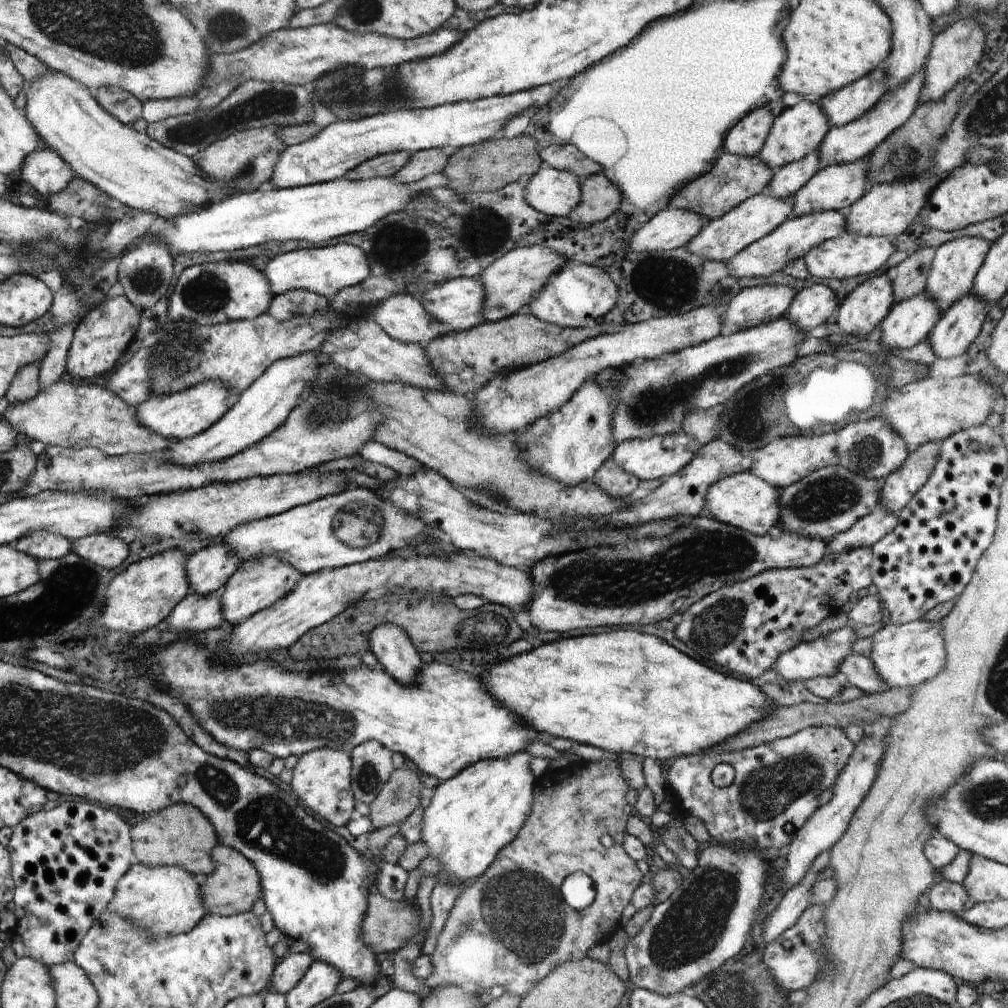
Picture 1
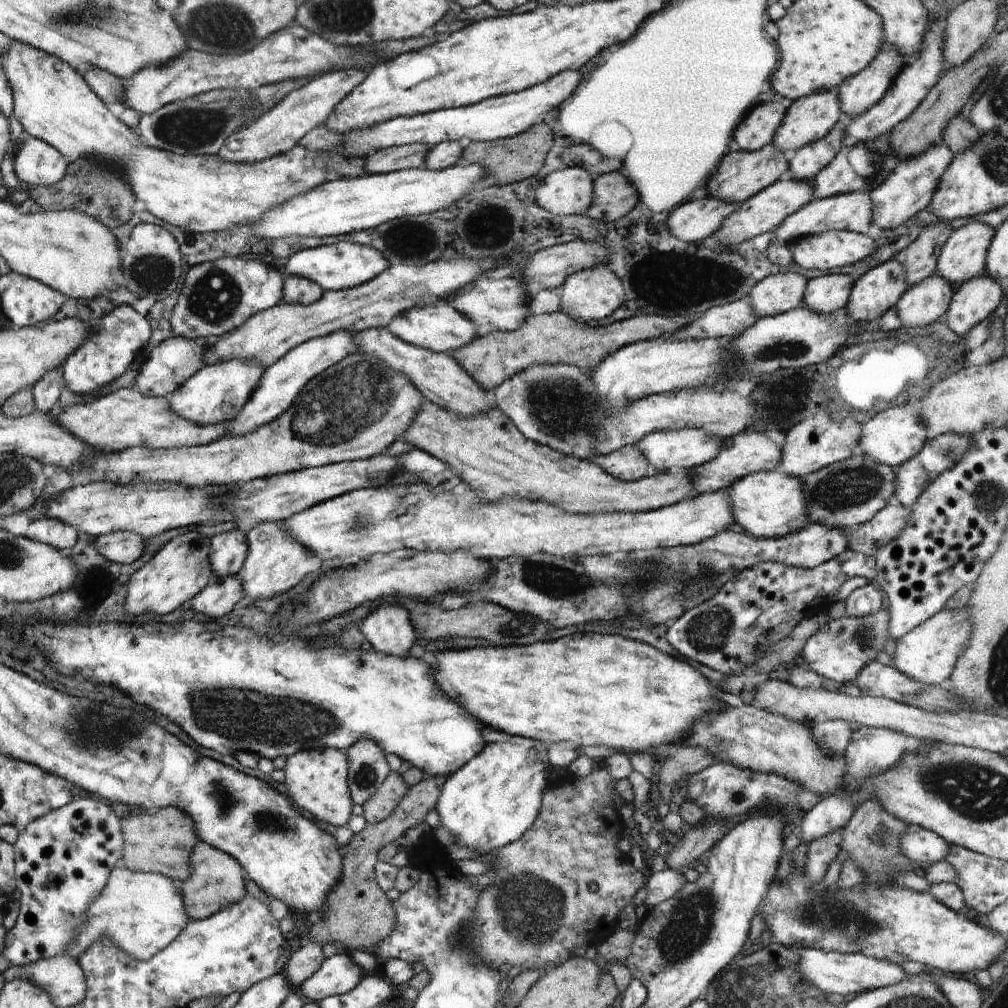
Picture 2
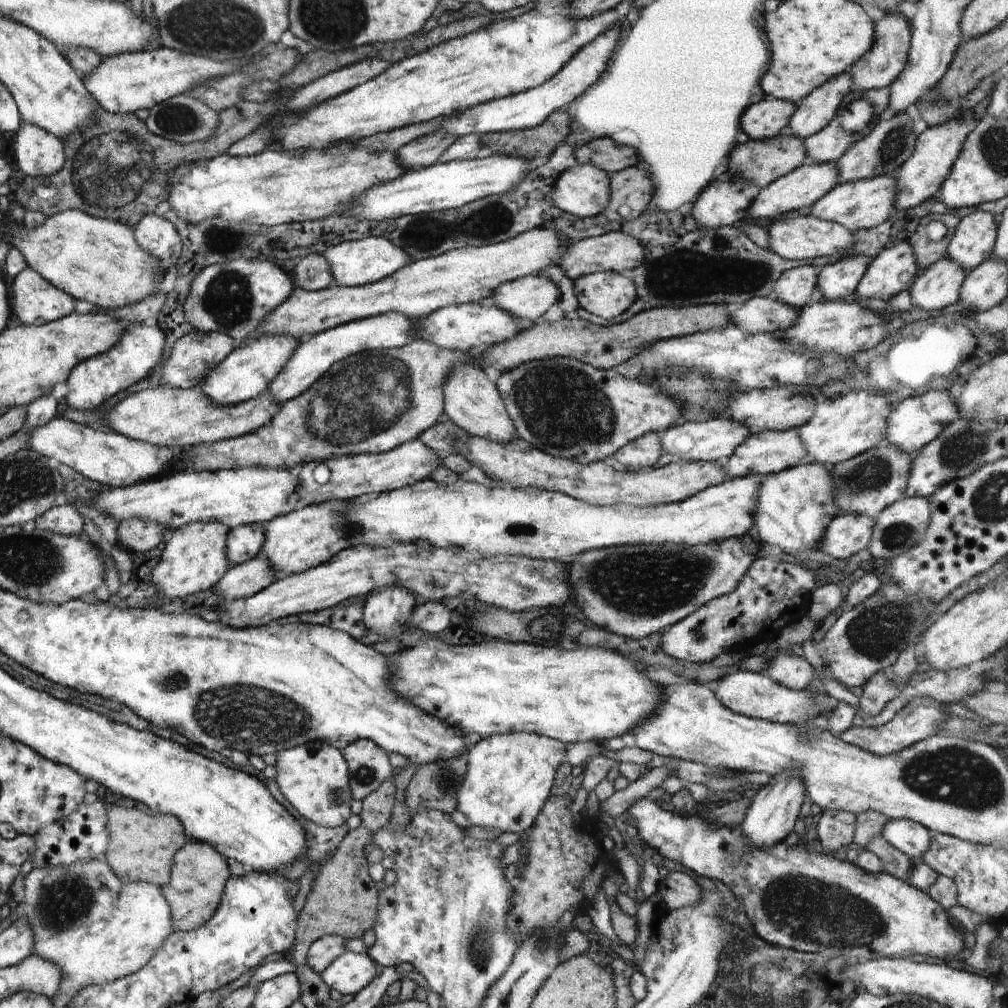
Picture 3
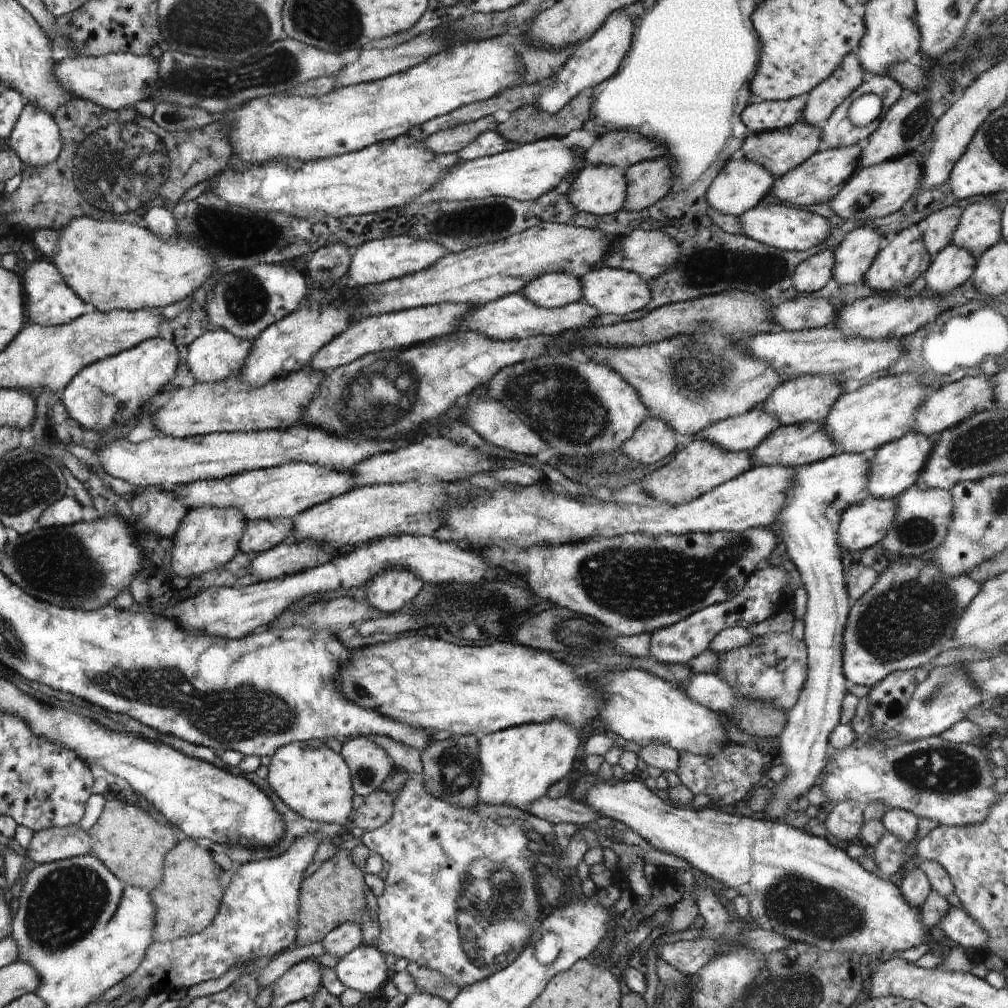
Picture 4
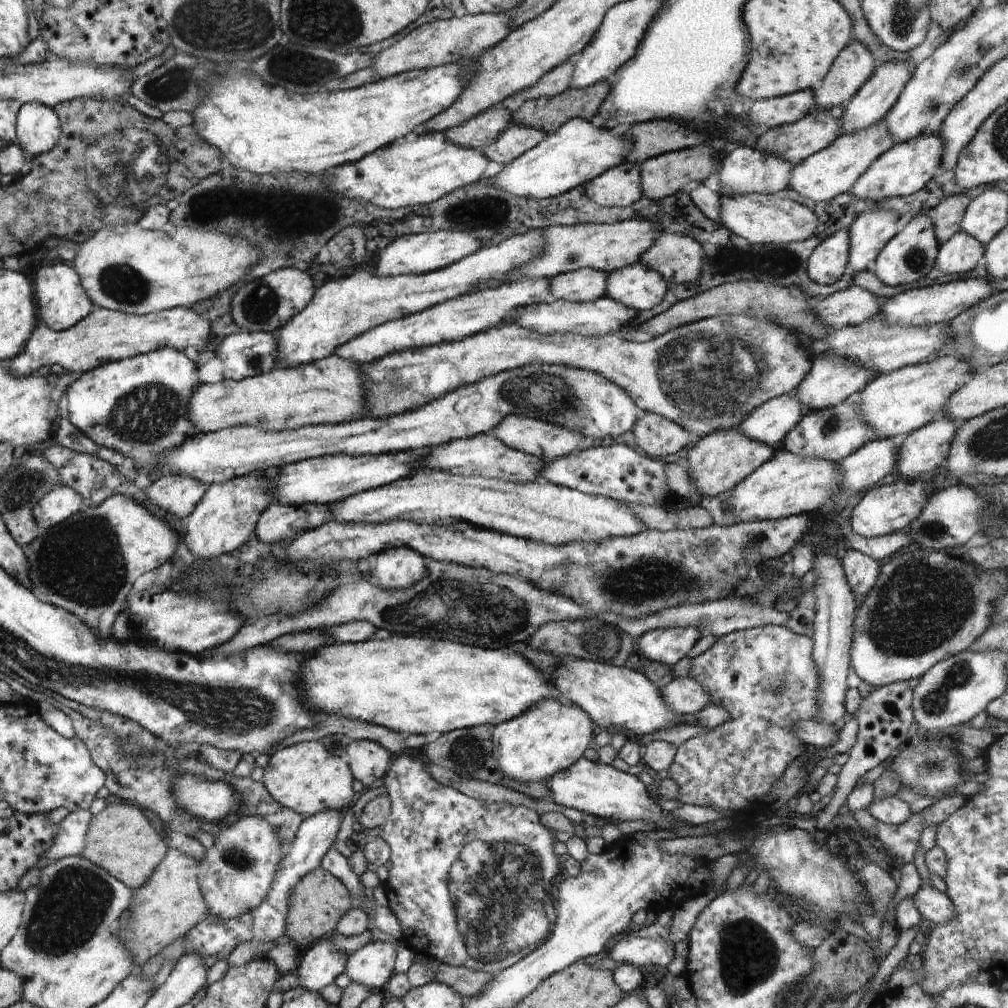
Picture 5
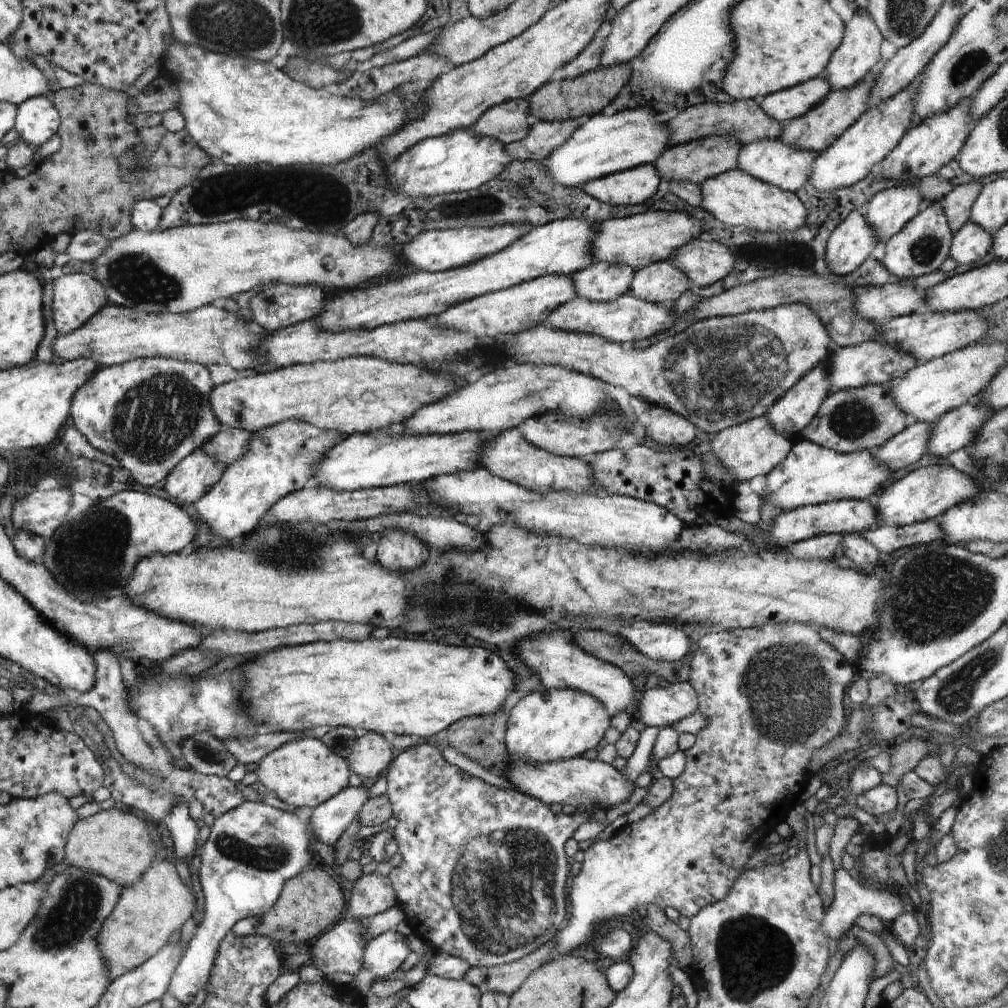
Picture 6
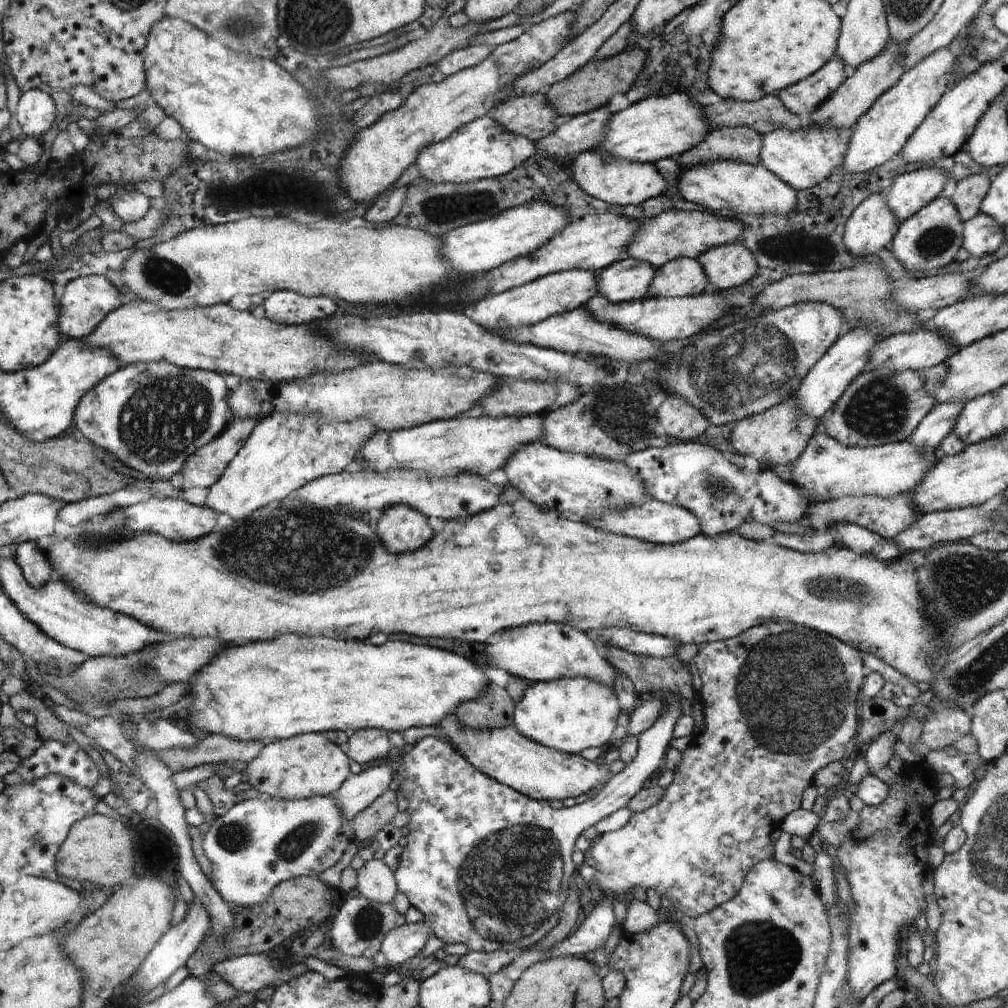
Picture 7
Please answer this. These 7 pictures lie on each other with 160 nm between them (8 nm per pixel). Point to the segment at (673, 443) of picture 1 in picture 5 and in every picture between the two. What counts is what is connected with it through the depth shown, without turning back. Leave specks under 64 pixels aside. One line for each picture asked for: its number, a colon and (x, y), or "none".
2: (688, 448)
3: (716, 439)
4: (740, 433)
5: (770, 423)

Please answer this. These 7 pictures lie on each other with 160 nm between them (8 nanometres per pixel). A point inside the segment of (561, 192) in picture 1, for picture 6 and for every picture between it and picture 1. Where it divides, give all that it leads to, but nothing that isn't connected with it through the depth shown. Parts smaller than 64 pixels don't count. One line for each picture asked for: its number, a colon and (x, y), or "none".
2: (570, 191)
3: (583, 190)
4: (600, 190)
5: (621, 186)
6: (634, 186)

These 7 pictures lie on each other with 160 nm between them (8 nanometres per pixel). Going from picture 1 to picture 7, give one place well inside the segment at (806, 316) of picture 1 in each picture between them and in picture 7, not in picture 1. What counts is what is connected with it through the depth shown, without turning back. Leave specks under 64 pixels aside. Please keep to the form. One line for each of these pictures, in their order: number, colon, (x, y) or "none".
2: (825, 294)
3: (836, 280)
4: (853, 256)
5: (869, 233)
6: (887, 211)
7: (910, 191)

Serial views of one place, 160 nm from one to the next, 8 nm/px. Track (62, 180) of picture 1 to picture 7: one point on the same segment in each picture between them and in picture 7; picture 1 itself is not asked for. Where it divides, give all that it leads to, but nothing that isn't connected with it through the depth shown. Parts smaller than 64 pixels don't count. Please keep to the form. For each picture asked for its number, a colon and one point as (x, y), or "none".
2: (36, 162)
3: (38, 153)
4: (36, 137)
5: (38, 129)
6: (37, 119)
7: (35, 112)

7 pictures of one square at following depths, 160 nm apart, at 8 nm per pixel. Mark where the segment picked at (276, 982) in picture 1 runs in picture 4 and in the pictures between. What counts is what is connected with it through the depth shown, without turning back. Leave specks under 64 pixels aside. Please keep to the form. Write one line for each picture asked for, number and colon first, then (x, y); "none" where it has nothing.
2: (303, 963)
3: (322, 952)
4: (347, 936)

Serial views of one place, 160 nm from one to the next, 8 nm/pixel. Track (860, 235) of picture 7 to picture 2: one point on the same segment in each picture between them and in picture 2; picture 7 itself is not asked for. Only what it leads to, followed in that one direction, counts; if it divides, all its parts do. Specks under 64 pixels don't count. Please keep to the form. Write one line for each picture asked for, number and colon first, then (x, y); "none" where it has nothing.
2: (776, 294)
3: (795, 286)
4: (812, 274)
5: (829, 261)
6: (852, 241)

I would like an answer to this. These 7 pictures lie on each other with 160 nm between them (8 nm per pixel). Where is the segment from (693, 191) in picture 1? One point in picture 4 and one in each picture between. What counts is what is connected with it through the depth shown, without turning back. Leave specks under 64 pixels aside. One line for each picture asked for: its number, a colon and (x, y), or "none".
2: (741, 174)
3: (761, 161)
4: (778, 151)

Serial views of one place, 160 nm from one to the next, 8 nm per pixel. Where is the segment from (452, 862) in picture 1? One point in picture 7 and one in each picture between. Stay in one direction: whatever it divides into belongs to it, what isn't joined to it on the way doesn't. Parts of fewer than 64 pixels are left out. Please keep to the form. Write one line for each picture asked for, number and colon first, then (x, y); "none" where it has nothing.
2: (492, 800)
3: (509, 777)
4: (520, 763)
5: (548, 737)
6: (548, 725)
7: (567, 714)

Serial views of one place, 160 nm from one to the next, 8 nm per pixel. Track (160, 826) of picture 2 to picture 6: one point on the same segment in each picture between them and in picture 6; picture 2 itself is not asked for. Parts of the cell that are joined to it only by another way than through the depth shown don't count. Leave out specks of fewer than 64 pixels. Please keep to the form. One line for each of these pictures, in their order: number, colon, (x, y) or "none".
3: (141, 847)
4: (131, 844)
5: (119, 839)
6: (114, 844)

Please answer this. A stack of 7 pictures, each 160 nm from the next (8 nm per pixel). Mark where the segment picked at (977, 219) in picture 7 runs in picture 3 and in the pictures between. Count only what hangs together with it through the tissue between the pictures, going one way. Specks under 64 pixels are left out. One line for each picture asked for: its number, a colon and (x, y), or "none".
3: (937, 286)
4: (952, 266)
5: (960, 253)
6: (971, 243)

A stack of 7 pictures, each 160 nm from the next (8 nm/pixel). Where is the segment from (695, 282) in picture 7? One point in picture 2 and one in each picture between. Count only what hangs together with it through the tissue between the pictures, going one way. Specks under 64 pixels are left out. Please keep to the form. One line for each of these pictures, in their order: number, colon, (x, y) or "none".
2: (594, 293)
3: (607, 294)
4: (613, 291)
5: (638, 286)
6: (661, 282)

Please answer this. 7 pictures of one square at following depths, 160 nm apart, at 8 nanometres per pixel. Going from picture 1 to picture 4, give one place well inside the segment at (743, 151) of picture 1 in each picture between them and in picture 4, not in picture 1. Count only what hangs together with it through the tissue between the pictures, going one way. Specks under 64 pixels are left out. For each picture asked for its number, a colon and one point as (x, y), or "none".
2: (758, 130)
3: (765, 119)
4: (765, 116)

